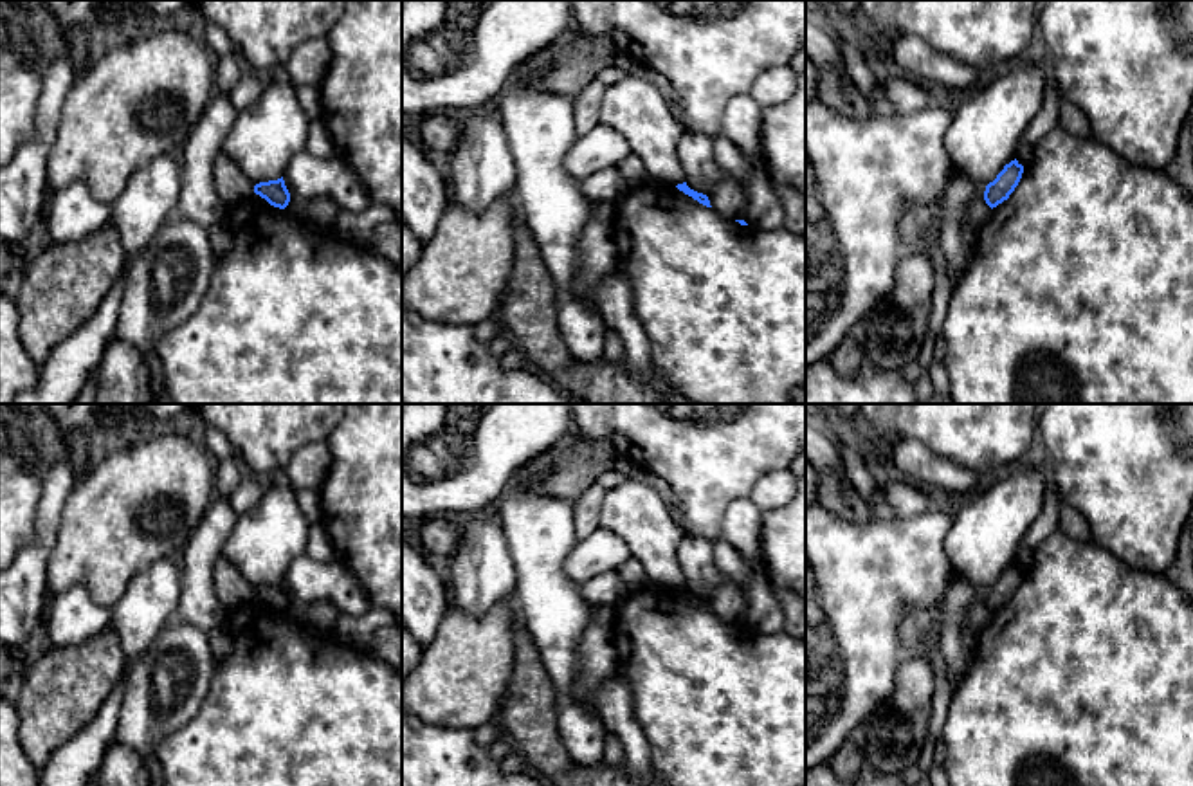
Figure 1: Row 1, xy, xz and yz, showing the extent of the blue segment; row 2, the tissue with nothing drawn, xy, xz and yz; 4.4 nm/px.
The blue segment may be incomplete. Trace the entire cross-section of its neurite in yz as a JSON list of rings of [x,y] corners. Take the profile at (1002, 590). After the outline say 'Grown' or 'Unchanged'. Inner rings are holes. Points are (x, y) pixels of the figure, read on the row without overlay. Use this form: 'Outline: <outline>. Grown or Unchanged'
Outline: [[[1016,562],[1006,568],[1004,573],[997,579],[997,582],[986,590],[986,608],[993,613],[1004,604],[1007,604],[1018,590],[1022,577],[1024,570]]]. Unchanged

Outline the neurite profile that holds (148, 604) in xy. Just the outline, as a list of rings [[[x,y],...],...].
[[[160,559],[135,573],[121,599],[110,608],[110,629],[133,662],[160,631],[175,622],[182,593],[182,566],[175,559]]]

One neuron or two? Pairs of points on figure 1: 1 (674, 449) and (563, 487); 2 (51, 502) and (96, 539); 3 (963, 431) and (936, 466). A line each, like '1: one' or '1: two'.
1: two
2: two
3: two

